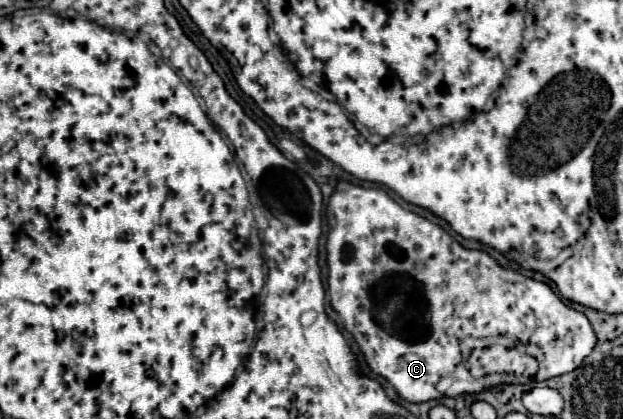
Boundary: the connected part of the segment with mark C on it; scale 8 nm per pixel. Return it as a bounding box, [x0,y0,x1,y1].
[325,182,597,402]

